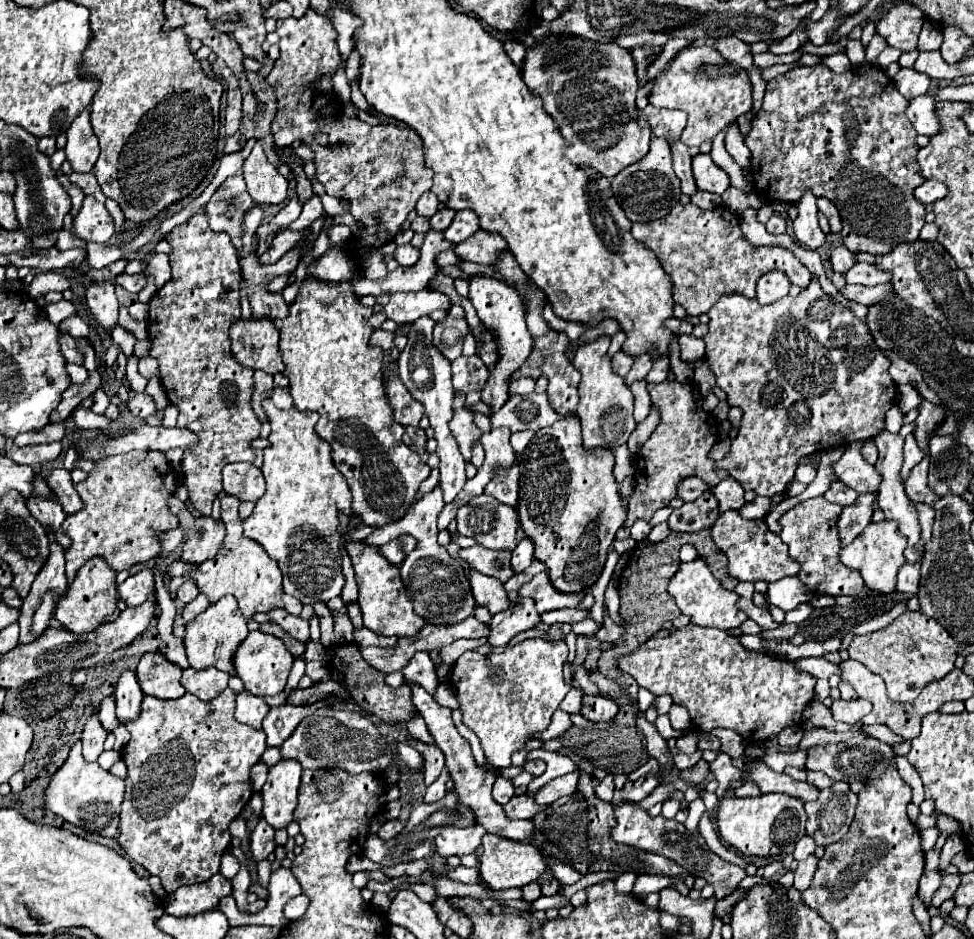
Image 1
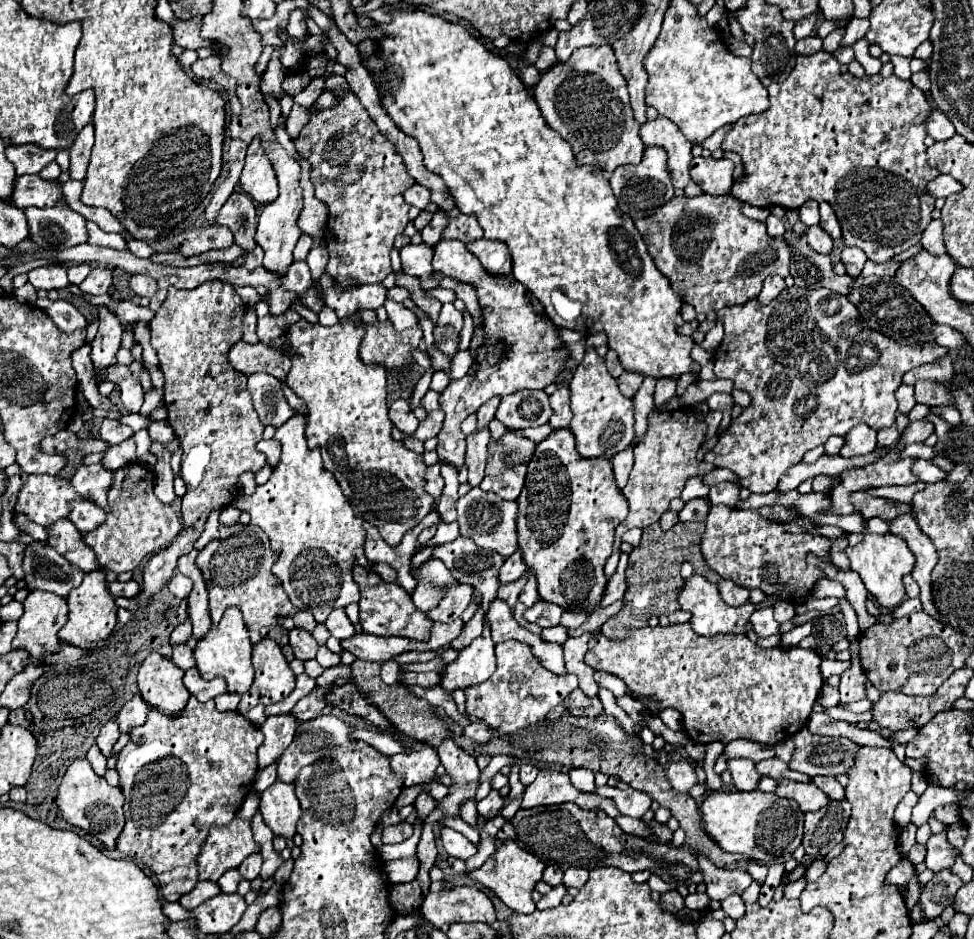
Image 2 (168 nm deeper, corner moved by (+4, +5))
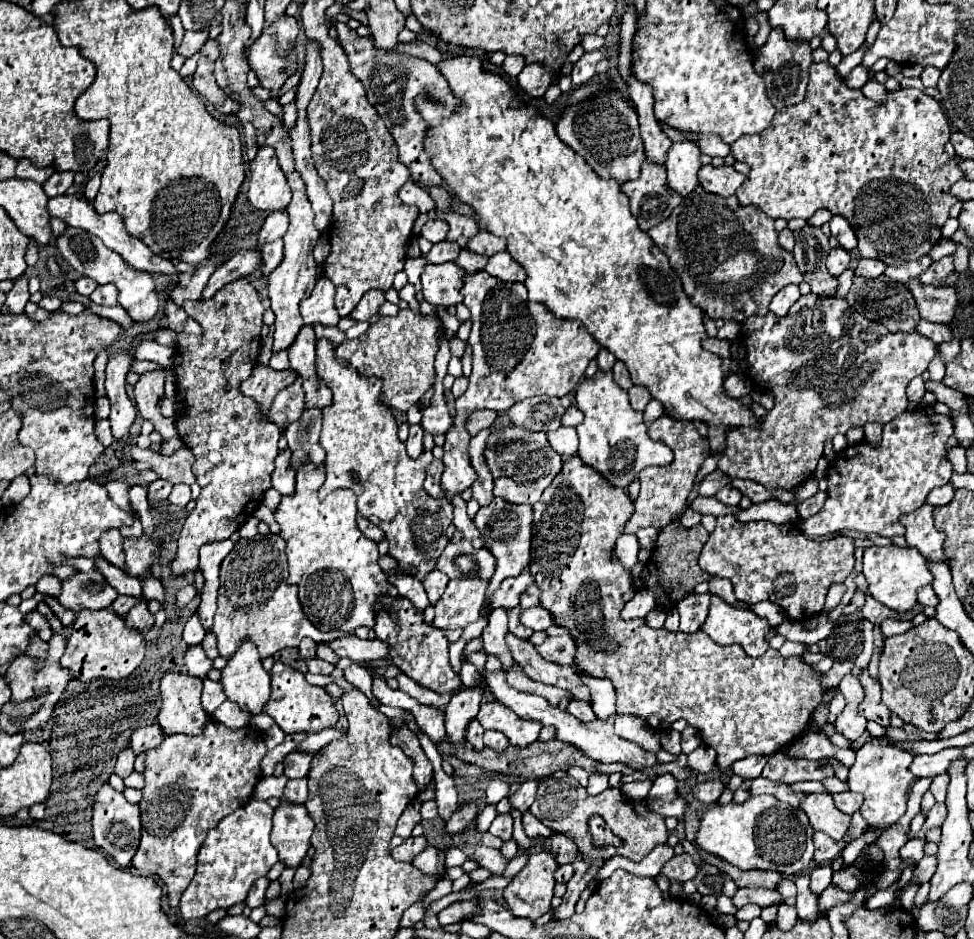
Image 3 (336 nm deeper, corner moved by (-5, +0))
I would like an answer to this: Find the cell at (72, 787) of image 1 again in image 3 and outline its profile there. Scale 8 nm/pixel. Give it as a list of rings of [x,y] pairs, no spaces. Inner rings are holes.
[[[102,785],[102,789],[96,795],[94,819],[92,819],[92,833],[94,833],[92,839],[122,869],[126,869],[126,867],[132,865],[132,857],[134,857],[134,853],[136,853],[136,849],[140,845],[140,807],[132,805],[132,803],[138,804],[141,799],[142,793],[140,790],[126,787],[122,795],[118,791],[114,791],[110,785]]]

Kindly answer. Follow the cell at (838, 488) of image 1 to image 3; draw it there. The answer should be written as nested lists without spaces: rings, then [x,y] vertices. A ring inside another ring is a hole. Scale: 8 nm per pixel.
[[[922,505],[918,511],[902,515],[902,525],[906,527],[906,541],[910,547],[918,549],[928,563],[946,563],[950,565],[950,557],[944,553],[944,539],[934,527],[934,507]]]

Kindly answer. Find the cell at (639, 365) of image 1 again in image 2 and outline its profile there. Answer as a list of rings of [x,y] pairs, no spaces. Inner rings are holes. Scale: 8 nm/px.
[[[625,370],[617,380],[619,380],[619,390],[621,390],[621,394],[623,396],[627,396],[627,398],[633,398],[635,396],[635,392],[637,392],[637,388],[641,386],[641,382],[643,382],[643,374],[639,374],[639,372],[629,372],[629,370]]]

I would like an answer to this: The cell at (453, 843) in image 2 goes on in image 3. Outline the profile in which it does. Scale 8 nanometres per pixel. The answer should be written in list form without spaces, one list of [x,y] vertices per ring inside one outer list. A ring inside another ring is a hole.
[[[476,847],[474,851],[474,861],[478,861],[480,867],[488,869],[492,875],[502,875],[508,867],[508,861],[502,857],[500,849],[494,849],[494,847]]]

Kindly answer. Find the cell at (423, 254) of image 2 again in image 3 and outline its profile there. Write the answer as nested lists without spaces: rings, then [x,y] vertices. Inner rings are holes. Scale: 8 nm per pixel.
[[[442,263],[438,267],[426,265],[422,273],[422,295],[430,305],[452,307],[462,303],[460,289],[464,285],[466,271],[454,263]]]

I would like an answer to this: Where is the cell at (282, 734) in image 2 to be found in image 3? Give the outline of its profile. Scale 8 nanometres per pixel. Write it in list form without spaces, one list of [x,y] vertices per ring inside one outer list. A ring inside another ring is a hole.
[[[294,751],[294,753],[286,755],[286,759],[284,759],[284,775],[288,779],[308,777],[310,761],[312,761],[312,755],[310,753],[296,753]]]

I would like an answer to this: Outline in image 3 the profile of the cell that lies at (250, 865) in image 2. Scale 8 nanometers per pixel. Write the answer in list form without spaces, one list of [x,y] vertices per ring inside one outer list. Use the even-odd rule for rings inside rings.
[[[266,877],[258,879],[258,883],[254,883],[254,887],[250,889],[250,895],[248,895],[248,899],[246,899],[246,905],[248,905],[250,909],[256,909],[256,907],[264,905],[264,893],[266,893],[268,885],[270,885],[270,883],[268,883]]]

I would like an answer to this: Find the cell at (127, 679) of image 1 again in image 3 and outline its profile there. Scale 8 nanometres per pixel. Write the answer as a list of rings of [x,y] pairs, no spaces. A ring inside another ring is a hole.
[[[148,725],[148,727],[140,727],[132,733],[132,739],[130,739],[130,747],[136,755],[140,753],[146,753],[148,749],[154,749],[162,743],[164,735],[162,735],[162,729],[158,725]]]

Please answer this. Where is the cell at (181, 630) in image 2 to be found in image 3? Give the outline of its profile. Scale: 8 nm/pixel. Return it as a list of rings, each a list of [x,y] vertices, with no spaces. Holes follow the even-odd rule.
[[[200,645],[190,647],[184,661],[186,661],[186,671],[188,671],[188,675],[198,677],[198,679],[202,679],[202,681],[208,677],[208,671],[212,669],[212,661],[204,655],[204,651],[202,651]]]

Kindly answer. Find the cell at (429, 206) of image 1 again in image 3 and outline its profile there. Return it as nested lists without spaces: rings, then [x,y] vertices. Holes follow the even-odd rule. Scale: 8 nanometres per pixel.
[[[406,181],[406,183],[400,187],[398,197],[402,199],[402,203],[418,207],[418,209],[420,209],[420,213],[428,213],[430,209],[434,209],[434,207],[436,207],[434,199],[432,199],[424,189],[420,189],[418,185],[414,185],[412,181]]]

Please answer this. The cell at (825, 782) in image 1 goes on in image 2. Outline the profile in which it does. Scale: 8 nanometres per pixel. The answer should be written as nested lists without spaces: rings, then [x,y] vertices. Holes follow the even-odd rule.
[[[815,776],[811,778],[817,788],[821,788],[829,798],[833,800],[843,800],[845,798],[845,788],[837,782],[835,776]]]

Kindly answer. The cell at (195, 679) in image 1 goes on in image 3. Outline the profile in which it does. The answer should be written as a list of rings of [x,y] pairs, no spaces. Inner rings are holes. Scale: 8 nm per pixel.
[[[206,679],[204,681],[204,691],[202,691],[202,707],[208,713],[214,713],[224,701],[226,701],[226,695],[222,691],[222,685],[218,685],[216,681]]]

